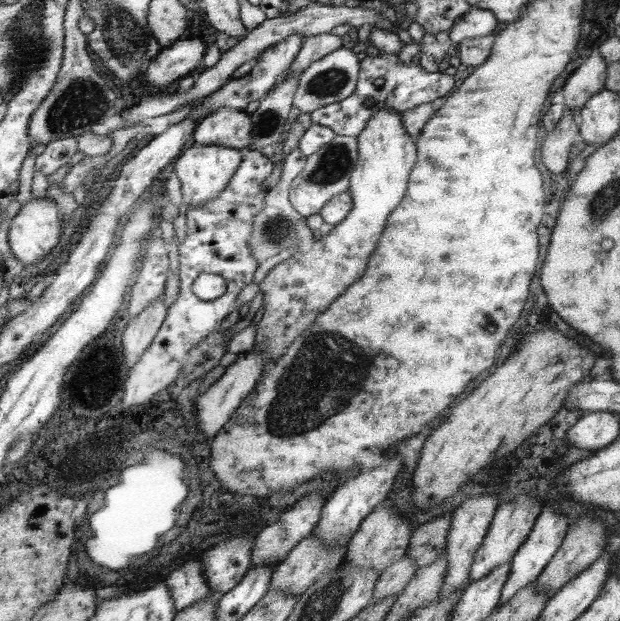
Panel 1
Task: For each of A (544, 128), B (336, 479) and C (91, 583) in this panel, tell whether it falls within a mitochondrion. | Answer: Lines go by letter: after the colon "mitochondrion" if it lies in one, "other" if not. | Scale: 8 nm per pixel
A: other
B: other
C: other

